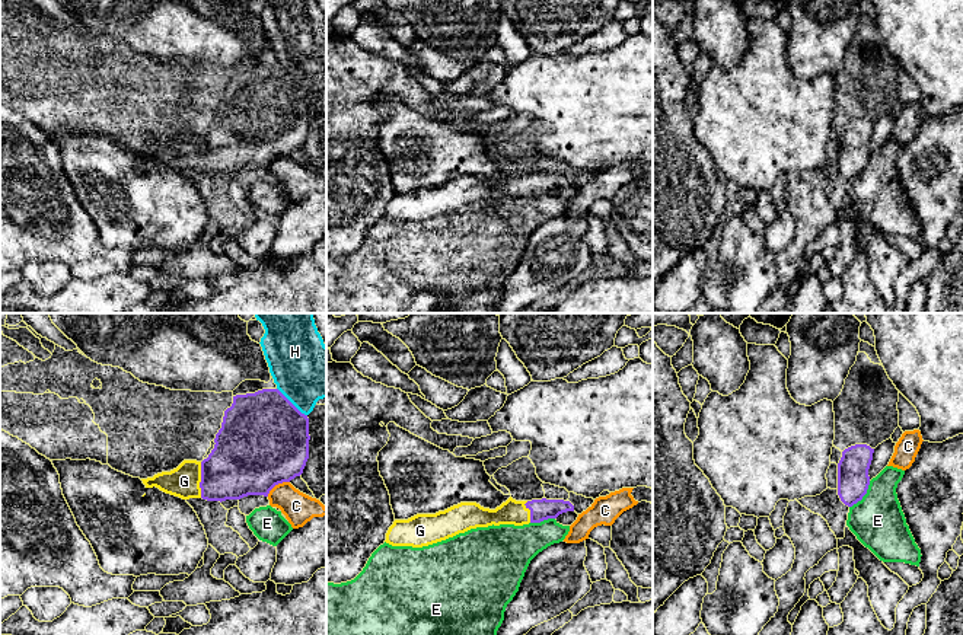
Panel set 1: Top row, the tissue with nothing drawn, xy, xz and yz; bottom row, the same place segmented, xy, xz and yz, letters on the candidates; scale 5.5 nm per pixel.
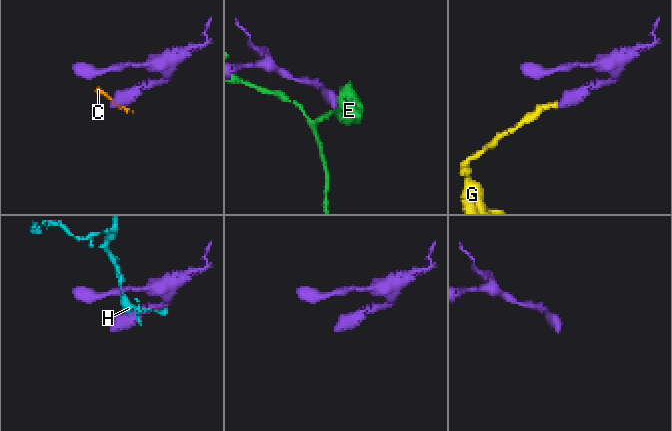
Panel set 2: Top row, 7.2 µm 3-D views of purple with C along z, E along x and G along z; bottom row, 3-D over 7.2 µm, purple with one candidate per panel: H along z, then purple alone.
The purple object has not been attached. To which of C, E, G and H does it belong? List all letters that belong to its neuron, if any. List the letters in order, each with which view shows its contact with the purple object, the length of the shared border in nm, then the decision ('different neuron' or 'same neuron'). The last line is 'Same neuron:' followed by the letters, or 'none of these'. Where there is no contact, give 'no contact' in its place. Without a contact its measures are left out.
C: contact in xy; length 150 nm; different neuron
E: contact in yz; length 190 nm; different neuron
G: contact in xy; length 200 nm; same neuron
H: contact in xy; length 220 nm; different neuron
Same neuron: G

